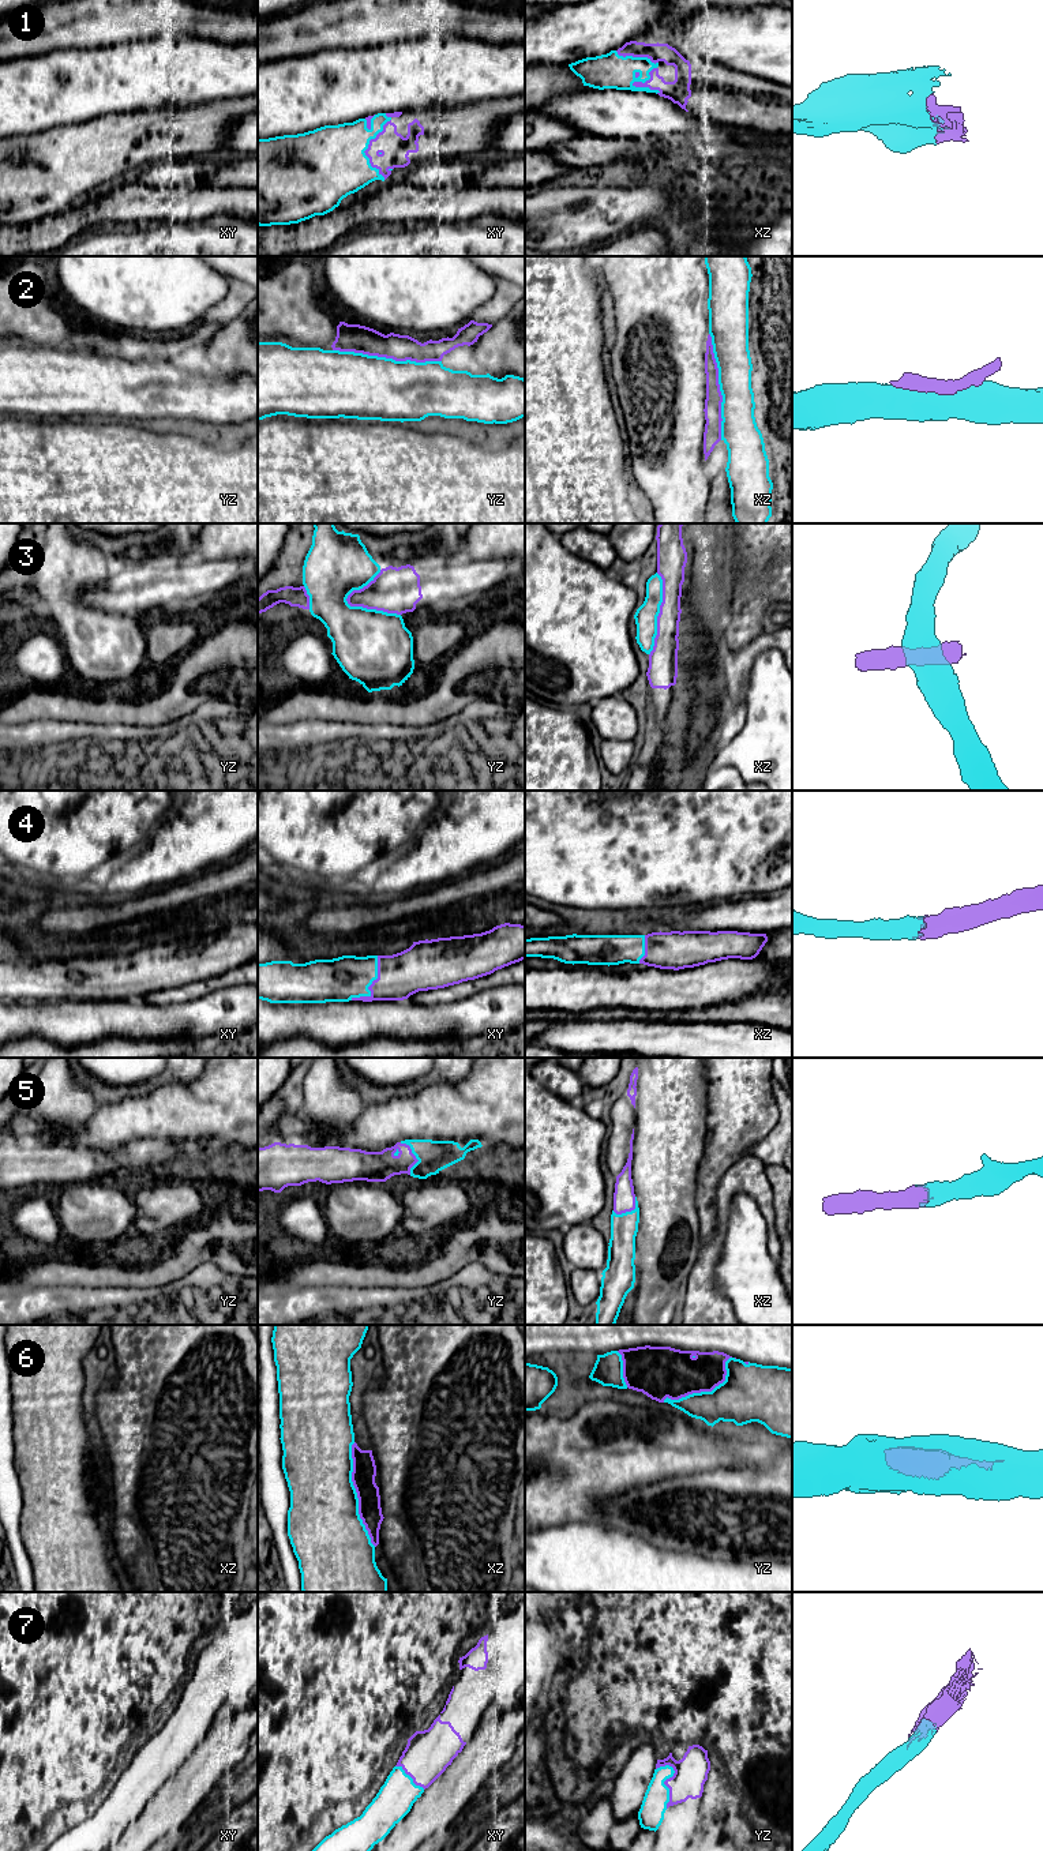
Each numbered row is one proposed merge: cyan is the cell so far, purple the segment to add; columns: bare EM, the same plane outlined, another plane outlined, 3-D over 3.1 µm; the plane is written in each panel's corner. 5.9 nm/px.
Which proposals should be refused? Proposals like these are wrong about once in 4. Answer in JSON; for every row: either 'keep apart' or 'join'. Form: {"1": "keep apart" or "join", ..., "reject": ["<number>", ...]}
{"1": "join", "2": "keep apart", "3": "keep apart", "4": "join", "5": "join", "6": "join", "7": "join", "reject": ["2", "3"]}

